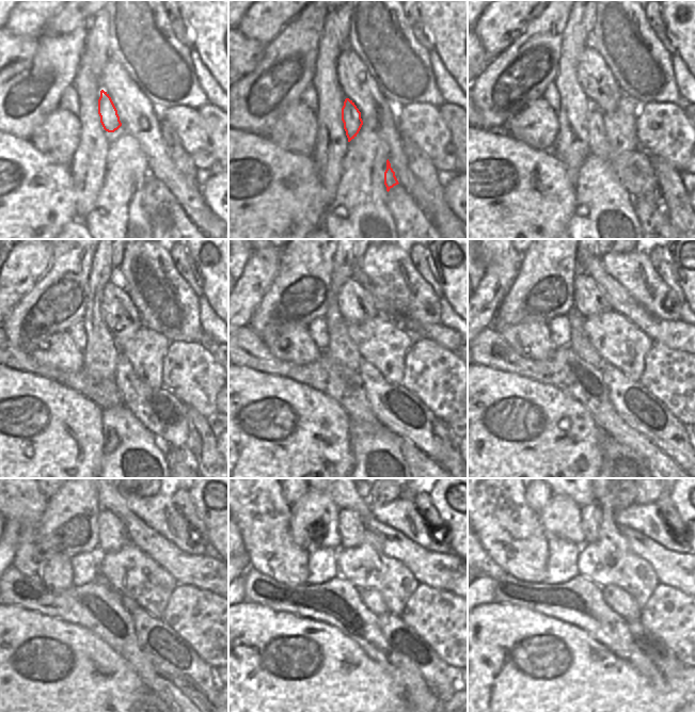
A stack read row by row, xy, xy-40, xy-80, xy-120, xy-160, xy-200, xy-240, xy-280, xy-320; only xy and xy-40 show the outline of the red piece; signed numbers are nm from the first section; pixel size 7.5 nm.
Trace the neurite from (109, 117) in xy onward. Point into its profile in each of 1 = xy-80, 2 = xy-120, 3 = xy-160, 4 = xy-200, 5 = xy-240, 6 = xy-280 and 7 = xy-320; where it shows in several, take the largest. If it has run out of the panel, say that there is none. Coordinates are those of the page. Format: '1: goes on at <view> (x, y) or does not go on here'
1: goes on at xy-80 (634, 170)
2: goes on at xy-120 (167, 417)
3: goes on at xy-160 (401, 412)
4: goes on at xy-200 (645, 413)
5: goes on at xy-240 (166, 648)
6: goes on at xy-280 (401, 639)
7: goes on at xy-320 (661, 657)

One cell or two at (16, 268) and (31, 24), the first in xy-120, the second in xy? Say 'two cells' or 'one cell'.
one cell

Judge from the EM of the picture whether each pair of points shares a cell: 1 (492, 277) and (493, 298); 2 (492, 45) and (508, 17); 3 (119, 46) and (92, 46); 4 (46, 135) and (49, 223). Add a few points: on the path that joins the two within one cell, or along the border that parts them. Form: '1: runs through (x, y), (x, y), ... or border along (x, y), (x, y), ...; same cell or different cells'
1: runs through (492, 282), (492, 293); same cell
2: runs through (494, 38), (495, 30), (502, 24); same cell
3: border along (109, 20), (110, 56); different cells
4: border along (29, 139), (40, 151), (59, 163), (69, 167); different cells

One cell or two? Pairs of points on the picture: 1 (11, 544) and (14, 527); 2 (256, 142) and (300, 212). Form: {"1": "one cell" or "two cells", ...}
{"1": "one cell", "2": "one cell"}

